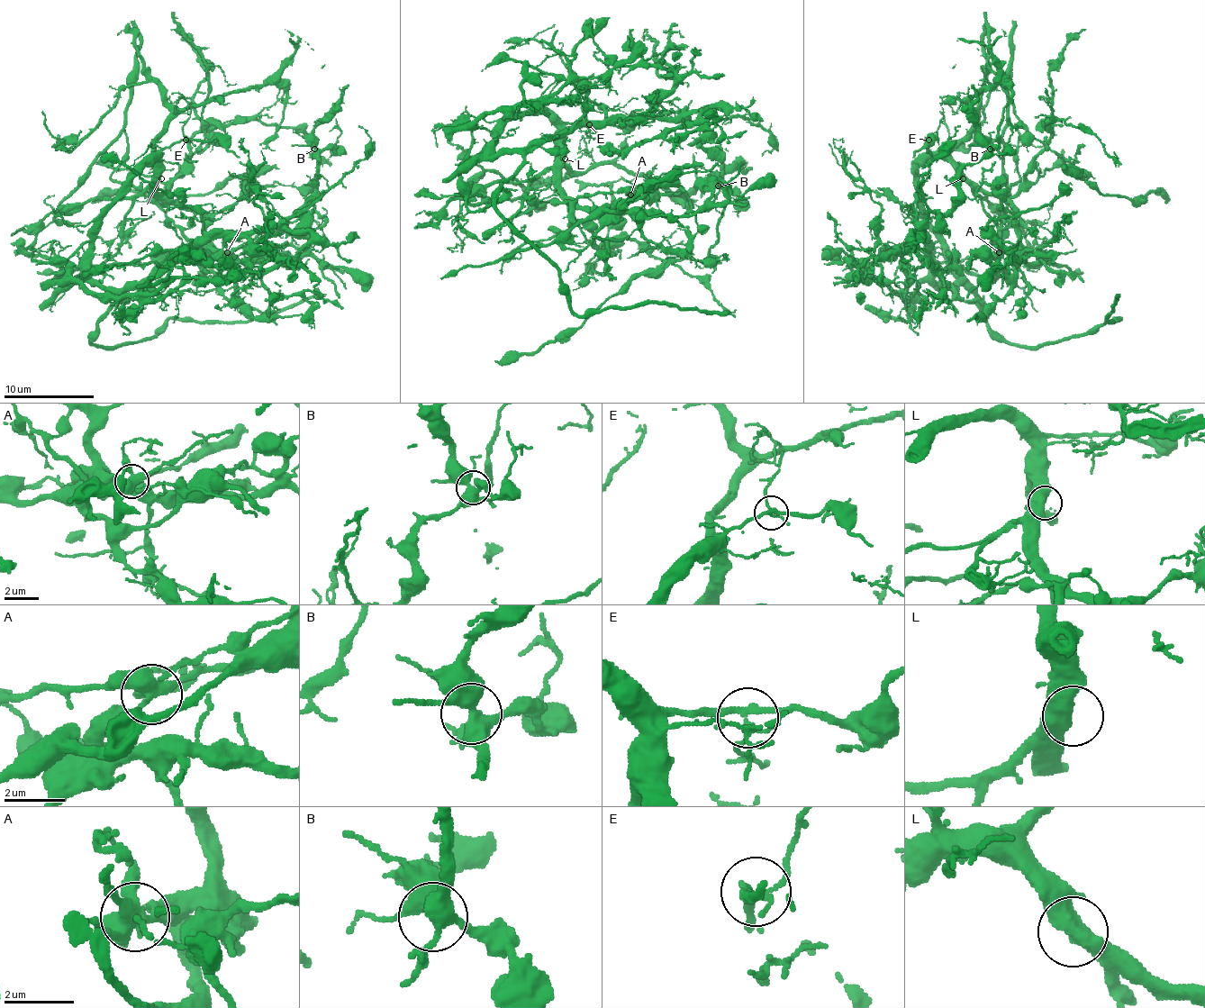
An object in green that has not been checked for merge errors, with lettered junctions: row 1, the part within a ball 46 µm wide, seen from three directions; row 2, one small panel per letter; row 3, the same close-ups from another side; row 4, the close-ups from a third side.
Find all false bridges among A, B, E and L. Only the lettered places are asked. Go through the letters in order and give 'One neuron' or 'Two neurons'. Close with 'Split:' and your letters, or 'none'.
A: Two neurons
B: One neuron
E: One neuron
L: One neuron
Split: A

